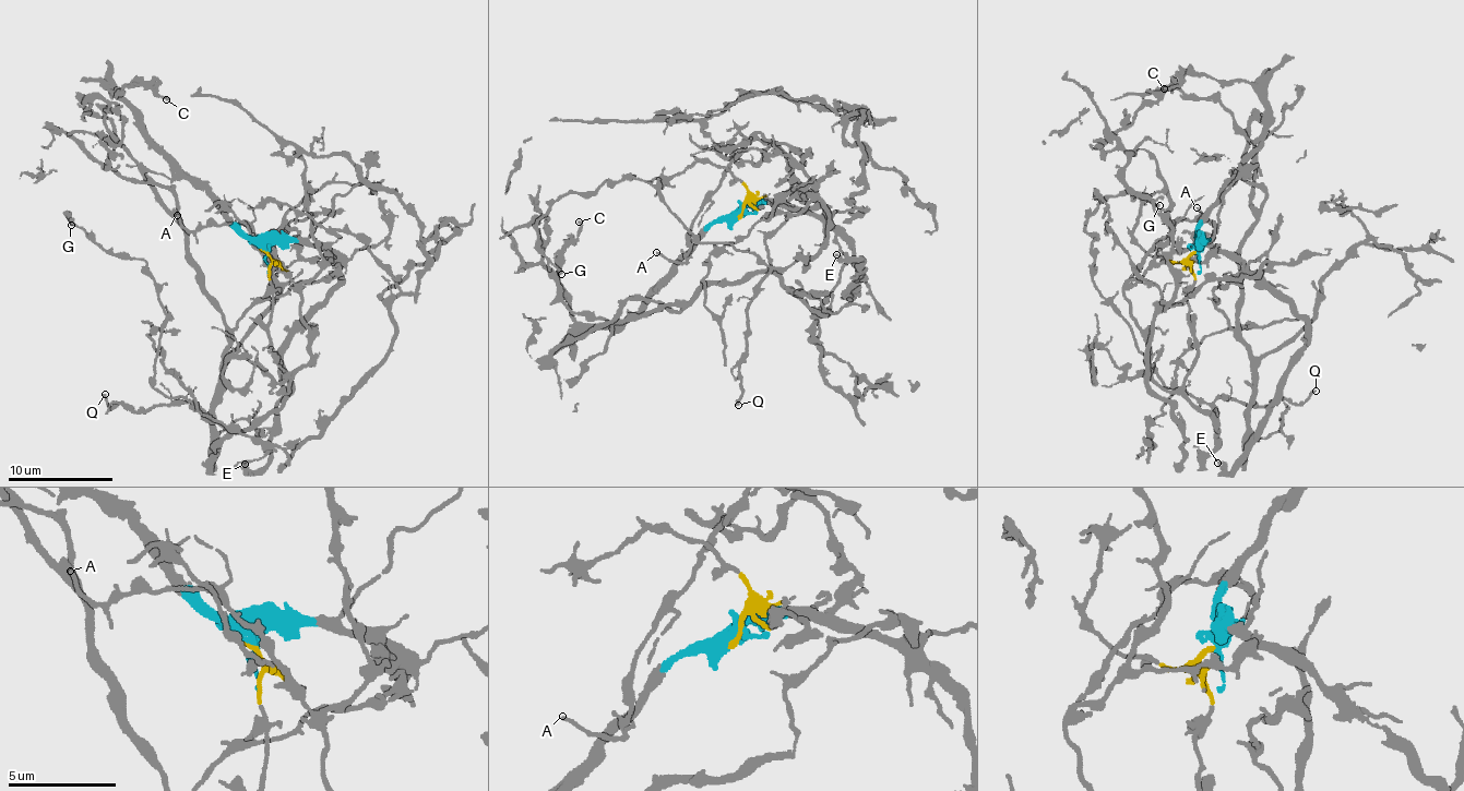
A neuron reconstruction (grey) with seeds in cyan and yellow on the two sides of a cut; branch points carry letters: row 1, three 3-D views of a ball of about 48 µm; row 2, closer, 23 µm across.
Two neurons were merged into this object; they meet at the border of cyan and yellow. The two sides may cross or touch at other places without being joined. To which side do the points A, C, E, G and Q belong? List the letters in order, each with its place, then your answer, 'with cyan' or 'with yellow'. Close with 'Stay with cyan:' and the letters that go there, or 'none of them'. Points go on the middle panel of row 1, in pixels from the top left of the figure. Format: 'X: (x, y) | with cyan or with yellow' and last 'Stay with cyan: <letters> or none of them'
A: (656, 252) | with yellow
C: (579, 222) | with cyan
E: (836, 254) | with cyan
G: (561, 274) | with yellow
Q: (738, 405) | with yellow
Stay with cyan: C, E

